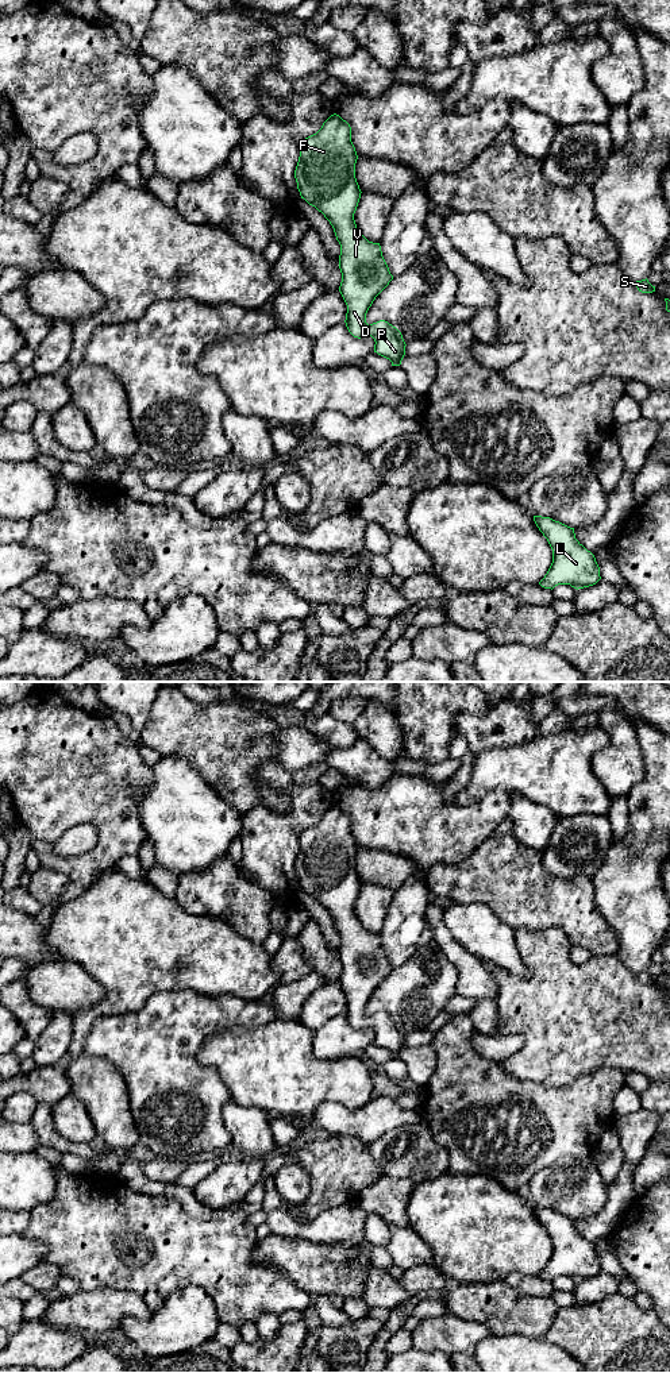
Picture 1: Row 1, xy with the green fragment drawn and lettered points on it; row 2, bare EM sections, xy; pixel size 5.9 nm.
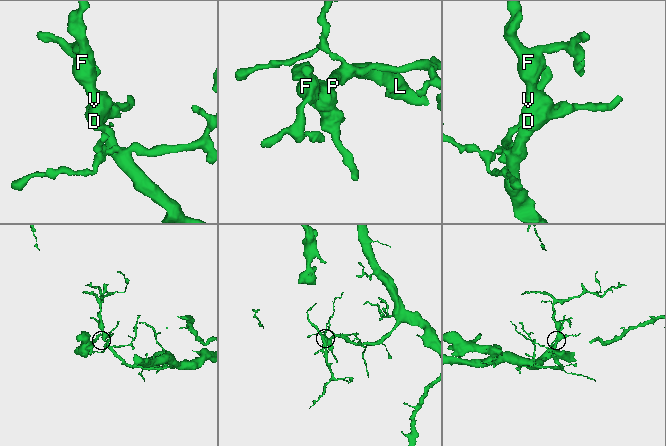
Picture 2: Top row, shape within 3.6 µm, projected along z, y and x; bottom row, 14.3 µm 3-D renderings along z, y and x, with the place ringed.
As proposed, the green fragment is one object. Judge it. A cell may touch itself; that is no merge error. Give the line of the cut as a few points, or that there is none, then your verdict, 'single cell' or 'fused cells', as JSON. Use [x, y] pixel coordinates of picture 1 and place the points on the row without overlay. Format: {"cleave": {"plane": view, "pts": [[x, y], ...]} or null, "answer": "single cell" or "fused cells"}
{"cleave": null, "answer": "single cell"}

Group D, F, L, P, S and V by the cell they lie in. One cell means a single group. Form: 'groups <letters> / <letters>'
groups D F L P S V

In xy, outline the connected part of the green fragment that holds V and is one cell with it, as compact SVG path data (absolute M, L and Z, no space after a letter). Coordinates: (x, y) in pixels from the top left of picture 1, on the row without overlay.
M331 806L321 819L305 829L300 836L300 848L294 869L301 890L315 898L330 913L336 932L340 936L339 960L342 973L339 983L347 996L346 1018L354 1029L370 1026L376 1035L374 1044L389 1050L392 1057L400 1057L405 1046L405 1033L401 1023L385 1011L366 1014L366 1004L376 988L389 976L393 967L382 948L380 934L369 933L357 919L354 905L357 902L361 880L355 869L358 846L351 833L351 818L339 806Z

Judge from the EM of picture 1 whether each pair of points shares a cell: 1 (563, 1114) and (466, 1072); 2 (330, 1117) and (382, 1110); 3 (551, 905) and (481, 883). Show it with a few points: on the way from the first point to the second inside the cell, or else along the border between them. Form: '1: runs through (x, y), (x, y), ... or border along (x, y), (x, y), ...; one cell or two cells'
1: runs through (539, 1105), (518, 1091), (491, 1090); one cell
2: runs through (343, 1118), (369, 1118); one cell
3: runs through (534, 899), (526, 897), (512, 883), (499, 883); one cell

